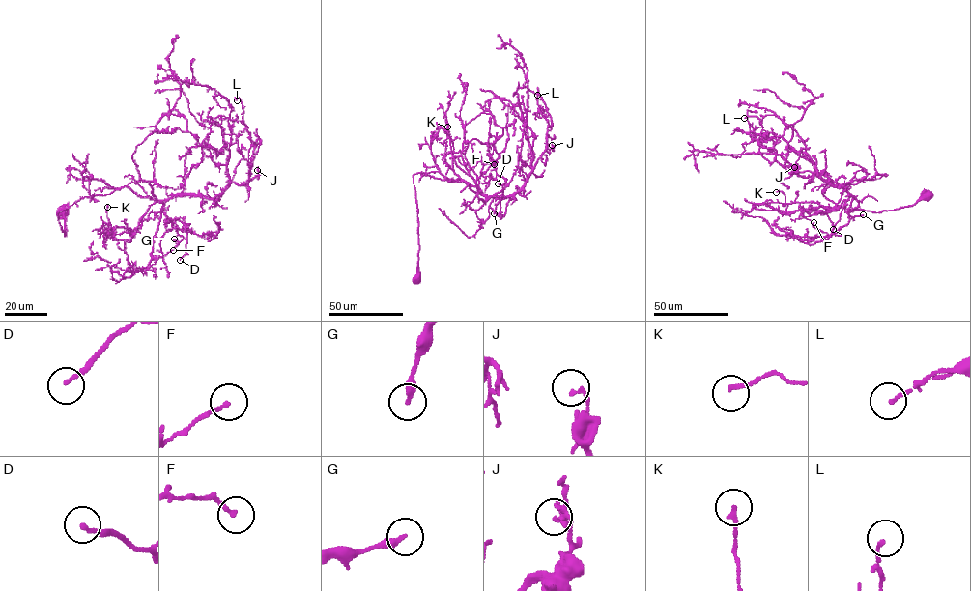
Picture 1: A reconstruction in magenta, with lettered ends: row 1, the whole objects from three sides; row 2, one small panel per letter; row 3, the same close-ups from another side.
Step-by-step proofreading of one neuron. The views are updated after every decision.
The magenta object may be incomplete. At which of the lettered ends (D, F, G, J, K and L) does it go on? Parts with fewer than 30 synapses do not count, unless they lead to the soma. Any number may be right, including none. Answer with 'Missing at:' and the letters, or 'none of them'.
Missing at: none of them

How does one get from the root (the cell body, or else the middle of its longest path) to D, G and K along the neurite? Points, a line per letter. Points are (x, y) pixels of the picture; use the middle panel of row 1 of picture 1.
D: (416, 280), (418, 221), (413, 176), (423, 173), (461, 180), (475, 186), (487, 200), (500, 196), (498, 183)
G: (416, 280), (419, 244), (414, 174), (462, 180), (475, 186), (487, 200), (496, 195), (500, 200), (494, 213)
K: (416, 280), (418, 221), (413, 176), (423, 173), (461, 180), (480, 194), (453, 168), (447, 126)

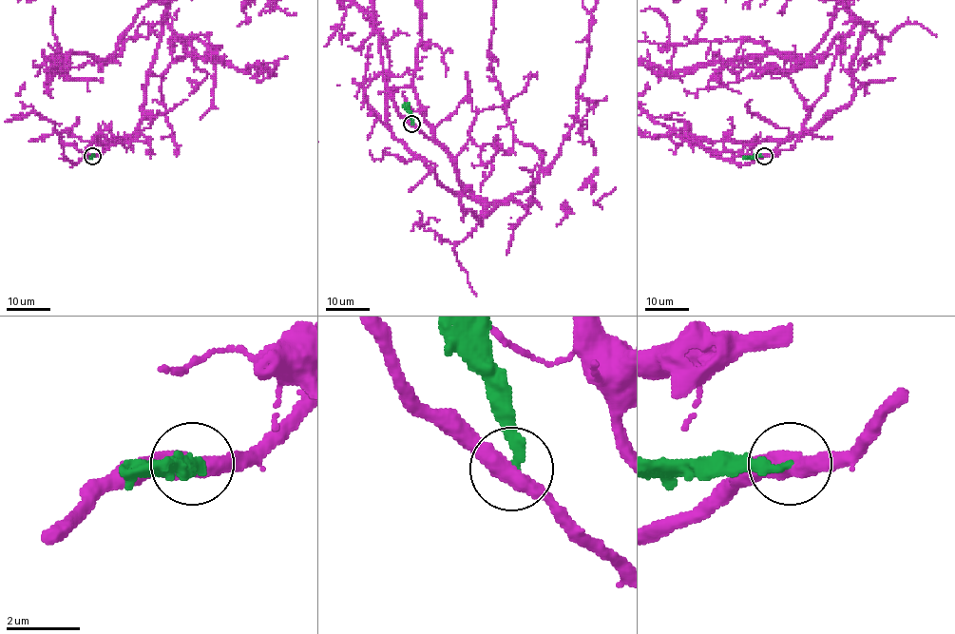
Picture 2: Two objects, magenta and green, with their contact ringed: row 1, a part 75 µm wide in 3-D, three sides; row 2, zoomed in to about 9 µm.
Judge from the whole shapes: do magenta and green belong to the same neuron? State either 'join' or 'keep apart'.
keep apart

